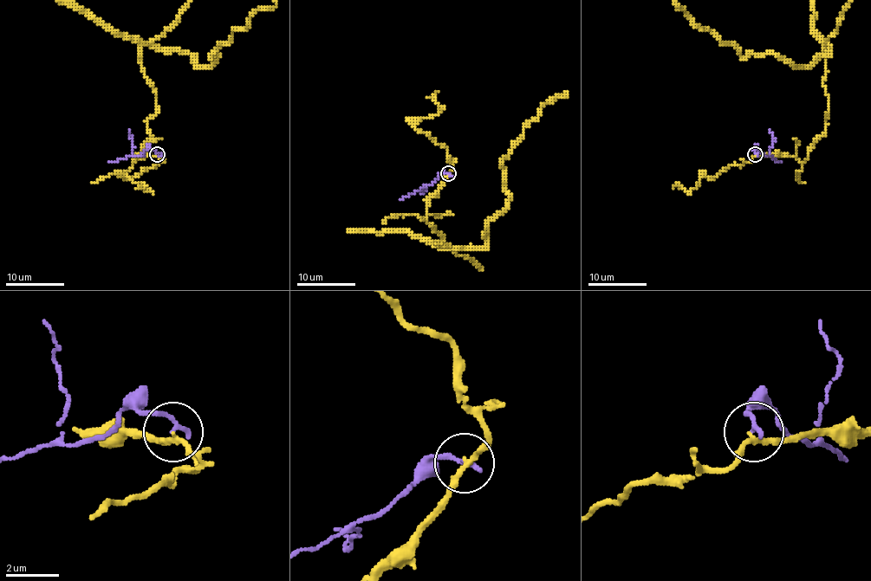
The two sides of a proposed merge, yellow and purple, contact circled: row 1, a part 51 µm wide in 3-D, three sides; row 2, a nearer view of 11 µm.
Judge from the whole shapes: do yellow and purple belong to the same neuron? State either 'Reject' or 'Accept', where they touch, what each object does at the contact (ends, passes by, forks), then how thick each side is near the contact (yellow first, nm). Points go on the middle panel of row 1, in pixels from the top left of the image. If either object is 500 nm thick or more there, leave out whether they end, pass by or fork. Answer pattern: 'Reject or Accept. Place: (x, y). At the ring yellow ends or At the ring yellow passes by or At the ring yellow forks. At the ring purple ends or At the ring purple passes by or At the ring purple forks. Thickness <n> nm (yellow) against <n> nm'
Reject. Place: (448, 173). At the ring yellow passes by. At the ring purple ends. Thickness 160 nm (yellow) against 200 nm

